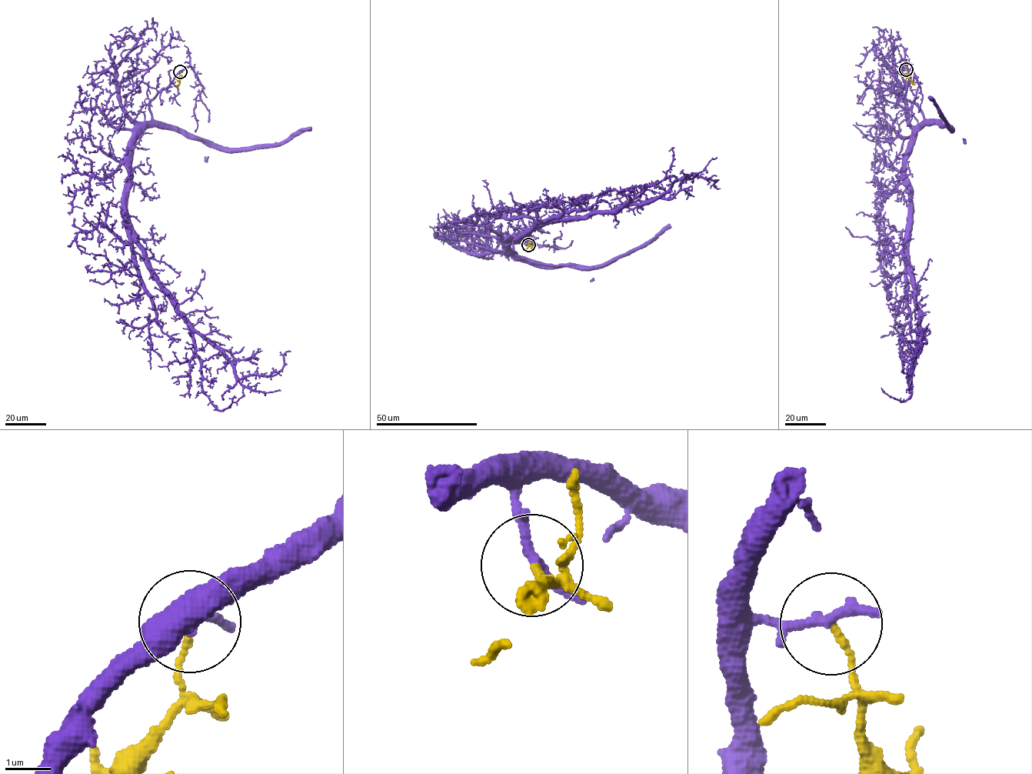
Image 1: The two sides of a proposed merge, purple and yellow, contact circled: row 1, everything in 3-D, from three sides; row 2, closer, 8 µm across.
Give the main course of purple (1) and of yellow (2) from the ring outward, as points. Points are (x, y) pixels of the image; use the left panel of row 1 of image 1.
1: (180, 71), (151, 100), (151, 122), (133, 148), (134, 241), (159, 287), (236, 376), (275, 375), (290, 351)
2: (180, 71), (178, 88)

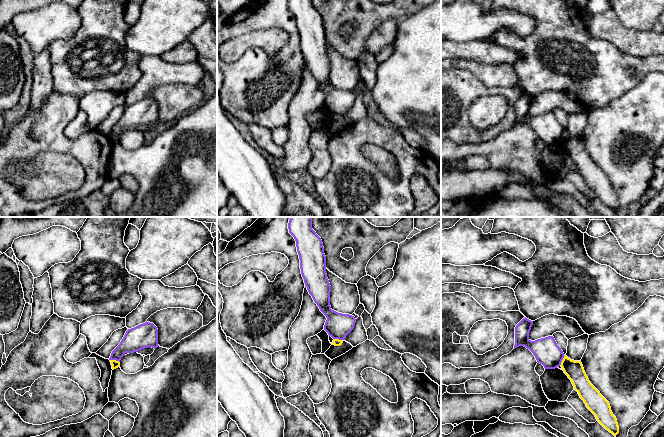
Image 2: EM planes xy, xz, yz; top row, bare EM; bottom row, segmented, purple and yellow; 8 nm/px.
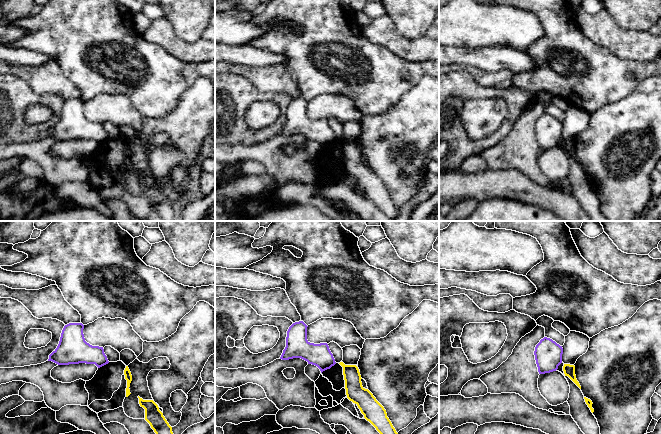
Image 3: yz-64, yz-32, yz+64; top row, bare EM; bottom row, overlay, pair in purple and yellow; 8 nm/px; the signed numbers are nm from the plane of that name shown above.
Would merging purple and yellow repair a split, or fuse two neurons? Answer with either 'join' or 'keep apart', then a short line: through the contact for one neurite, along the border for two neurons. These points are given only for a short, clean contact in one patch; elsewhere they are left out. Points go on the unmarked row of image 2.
keep apart; line xy (110, 135), (115, 135), (119, 138)

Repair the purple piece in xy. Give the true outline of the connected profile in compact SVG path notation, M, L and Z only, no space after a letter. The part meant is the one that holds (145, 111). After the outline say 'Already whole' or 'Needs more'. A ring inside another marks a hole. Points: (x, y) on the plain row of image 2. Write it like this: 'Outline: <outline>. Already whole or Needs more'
Outline: M145 98L128 105L119 119L112 127L109 136L119 137L126 129L134 129L147 123L157 124L158 105L150 98Z. Already whole

